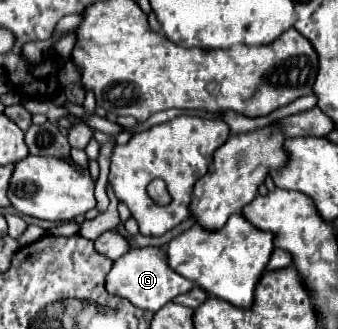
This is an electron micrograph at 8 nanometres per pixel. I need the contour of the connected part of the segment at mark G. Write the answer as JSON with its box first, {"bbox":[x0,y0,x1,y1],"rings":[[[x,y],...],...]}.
{"bbox":[106,248,194,312],"rings":[[[132,248],[128,254],[118,258],[112,270],[106,276],[106,290],[114,296],[130,300],[134,306],[142,310],[156,312],[170,300],[180,294],[186,294],[194,284],[182,276],[178,276],[166,262],[162,248]]]}

